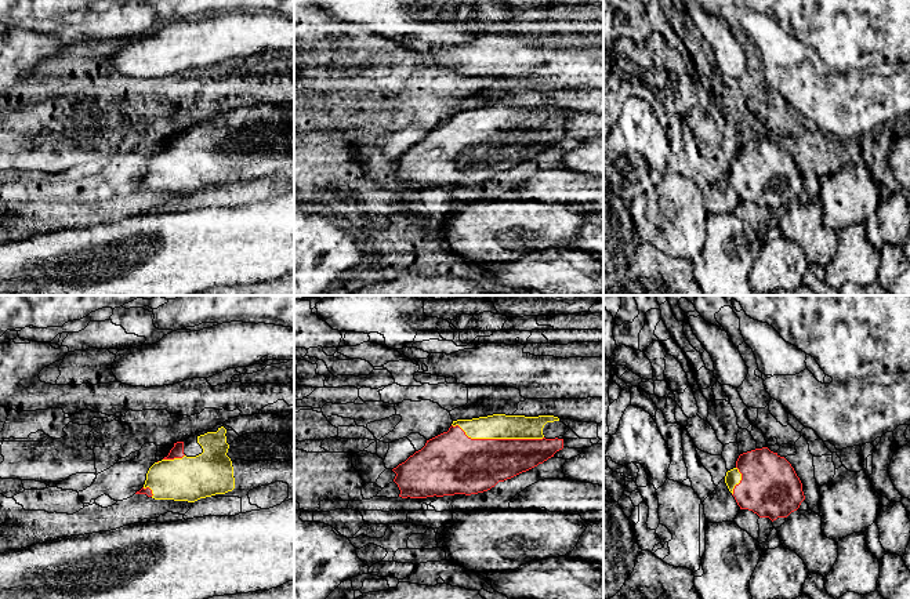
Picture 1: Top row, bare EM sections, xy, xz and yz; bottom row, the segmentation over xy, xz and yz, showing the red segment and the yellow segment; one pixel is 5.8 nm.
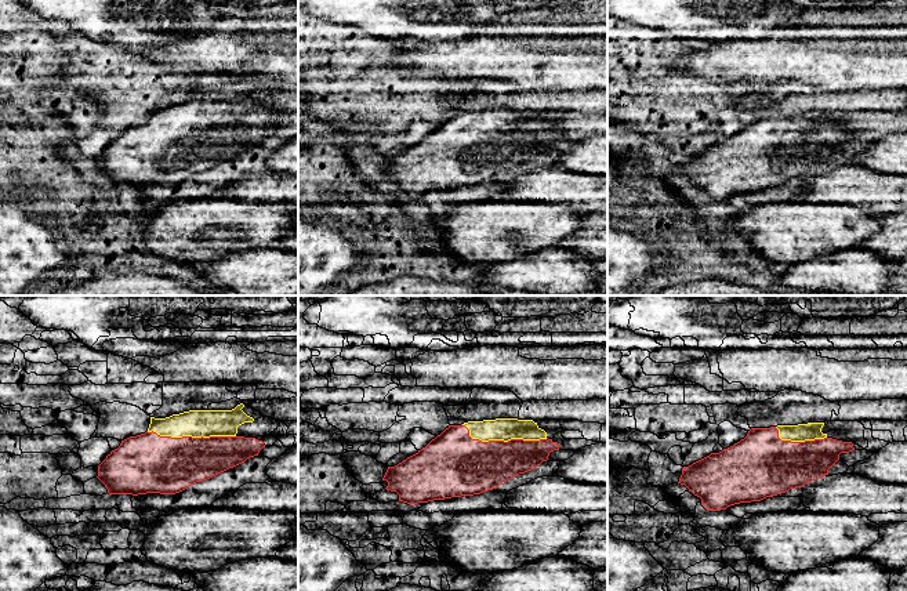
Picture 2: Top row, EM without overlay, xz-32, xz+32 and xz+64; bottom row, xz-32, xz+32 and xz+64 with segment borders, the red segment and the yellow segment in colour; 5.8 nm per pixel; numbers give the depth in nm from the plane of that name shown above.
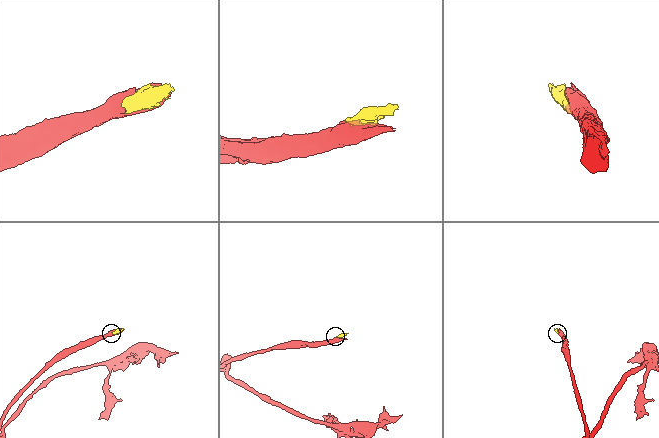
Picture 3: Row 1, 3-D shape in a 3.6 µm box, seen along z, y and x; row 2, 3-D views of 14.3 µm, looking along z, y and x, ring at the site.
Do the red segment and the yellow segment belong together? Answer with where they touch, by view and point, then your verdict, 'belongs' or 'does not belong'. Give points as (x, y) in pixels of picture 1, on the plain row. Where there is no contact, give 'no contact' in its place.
xz (497, 130) | belongs

